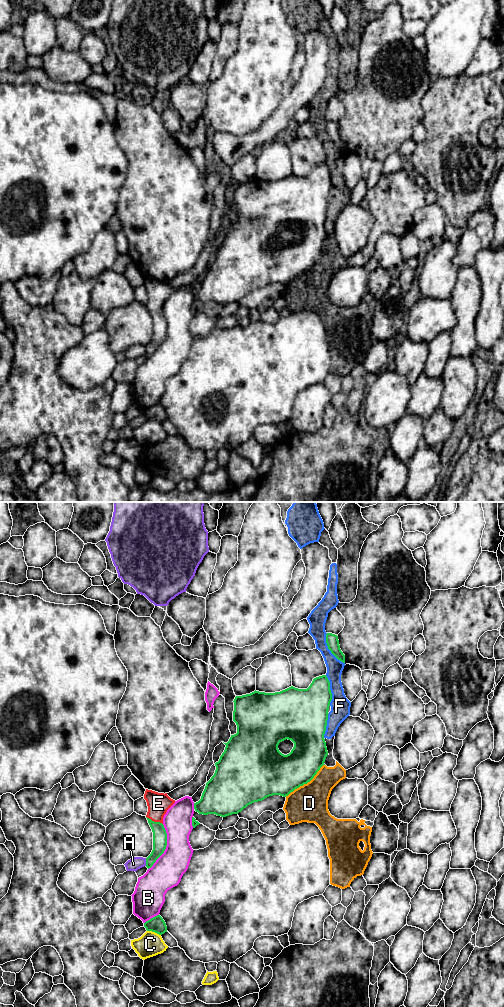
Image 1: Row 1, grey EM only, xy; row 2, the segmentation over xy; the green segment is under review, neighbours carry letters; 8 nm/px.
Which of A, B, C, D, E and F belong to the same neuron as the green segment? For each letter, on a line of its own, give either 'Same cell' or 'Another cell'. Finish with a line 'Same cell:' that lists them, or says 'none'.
A: Another cell
B: Another cell
C: Another cell
D: Another cell
E: Same cell
F: Another cell
Same cell: E

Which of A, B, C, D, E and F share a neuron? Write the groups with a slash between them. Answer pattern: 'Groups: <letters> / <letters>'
Groups: A / B / C / D F / E

